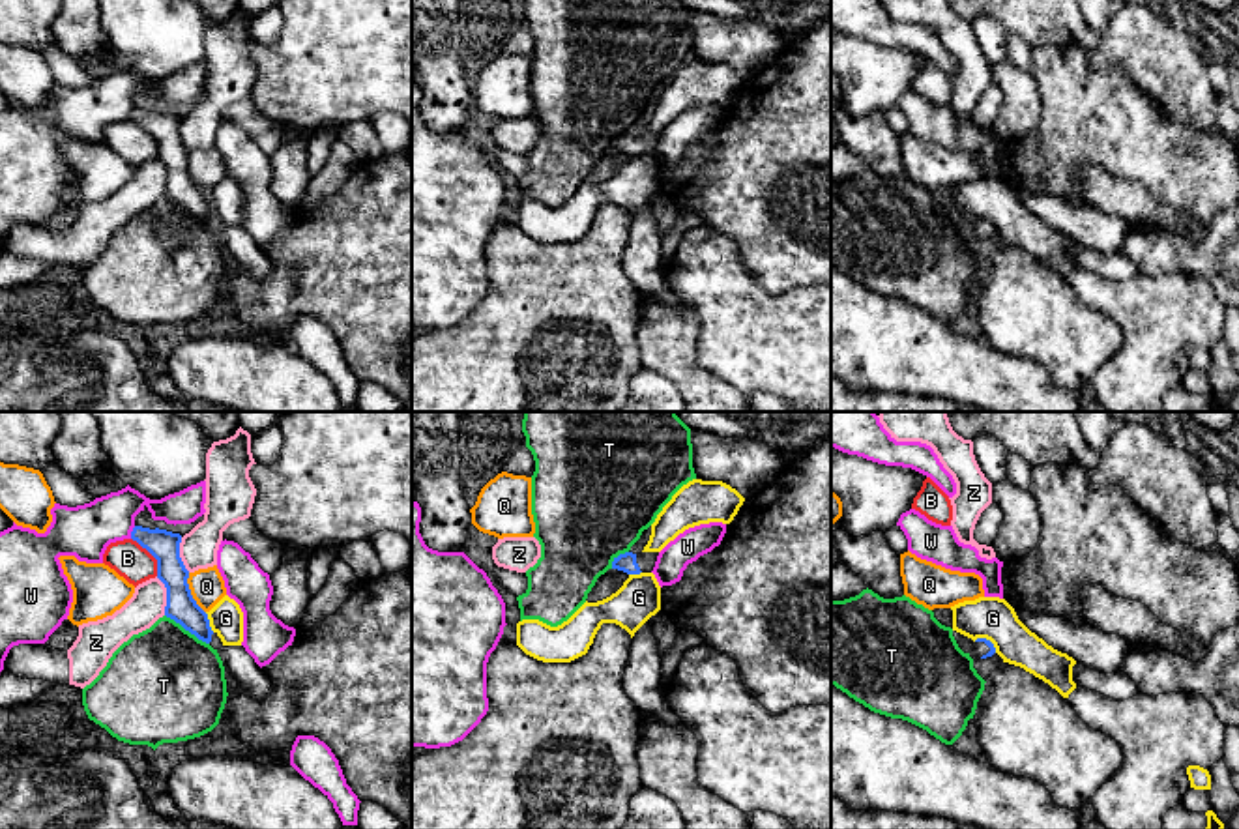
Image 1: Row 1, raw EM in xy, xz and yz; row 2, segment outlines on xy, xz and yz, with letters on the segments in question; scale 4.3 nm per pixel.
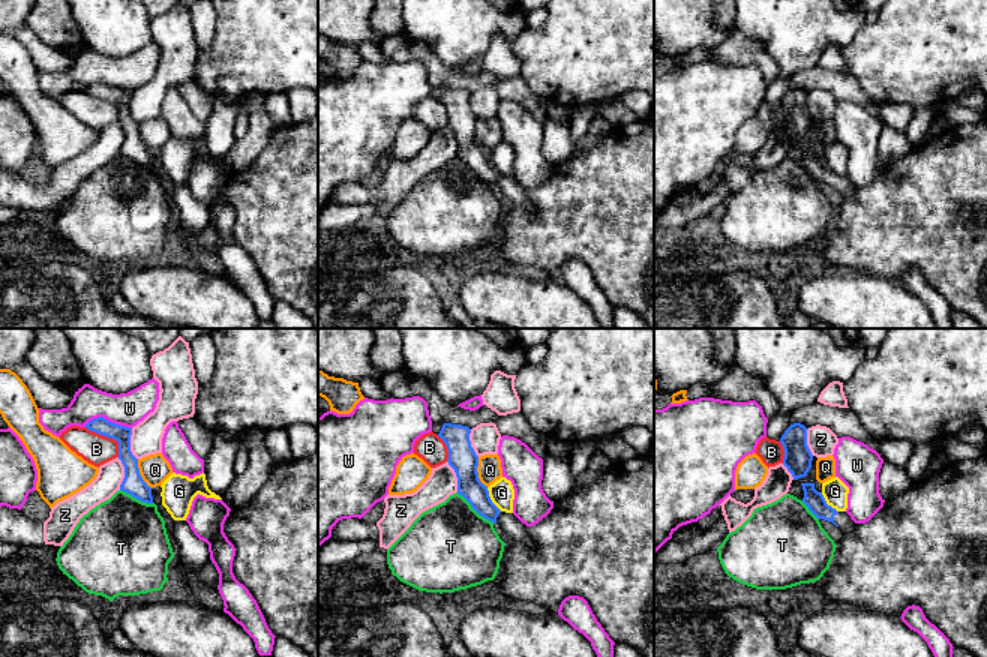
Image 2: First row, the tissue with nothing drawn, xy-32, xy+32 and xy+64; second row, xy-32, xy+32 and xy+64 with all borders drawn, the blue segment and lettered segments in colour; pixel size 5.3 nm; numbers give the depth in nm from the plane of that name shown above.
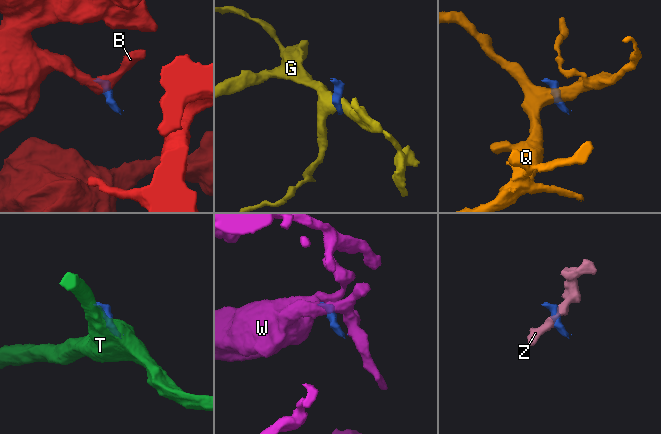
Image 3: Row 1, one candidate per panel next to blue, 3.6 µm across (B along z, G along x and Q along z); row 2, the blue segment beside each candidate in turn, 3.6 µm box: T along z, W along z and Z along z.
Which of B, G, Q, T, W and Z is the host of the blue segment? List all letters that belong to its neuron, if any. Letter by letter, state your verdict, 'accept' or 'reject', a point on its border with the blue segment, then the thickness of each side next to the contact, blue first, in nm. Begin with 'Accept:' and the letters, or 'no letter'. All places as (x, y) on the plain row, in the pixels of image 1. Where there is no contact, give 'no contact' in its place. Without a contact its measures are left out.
Accept: no letter
B: reject; contact xy (152, 135); calibres 130 and 160 nm
G: reject; contact xy (208, 203); calibres 130 and 140 nm
Q: reject; contact xy (189, 174); calibres 130 and 150 nm
T: reject; contact xy (188, 210); calibres 130 and 480 nm
W: reject; contact xy (131, 113); calibres 130 and 220 nm
Z: reject; contact xy (167, 176); calibres 130 and 150 nm

